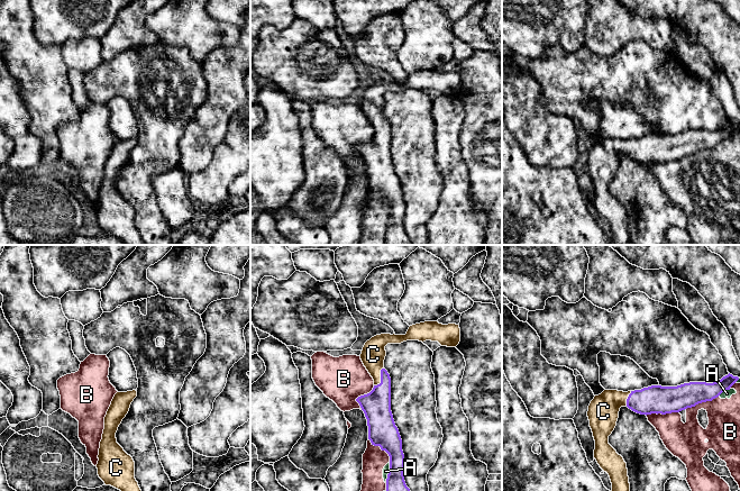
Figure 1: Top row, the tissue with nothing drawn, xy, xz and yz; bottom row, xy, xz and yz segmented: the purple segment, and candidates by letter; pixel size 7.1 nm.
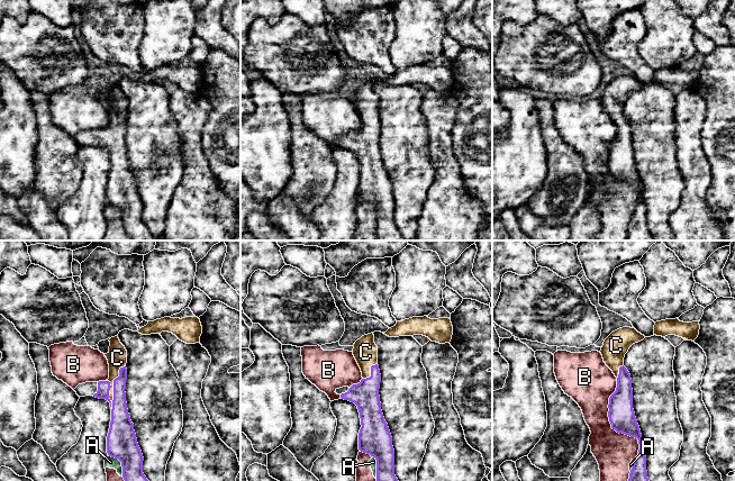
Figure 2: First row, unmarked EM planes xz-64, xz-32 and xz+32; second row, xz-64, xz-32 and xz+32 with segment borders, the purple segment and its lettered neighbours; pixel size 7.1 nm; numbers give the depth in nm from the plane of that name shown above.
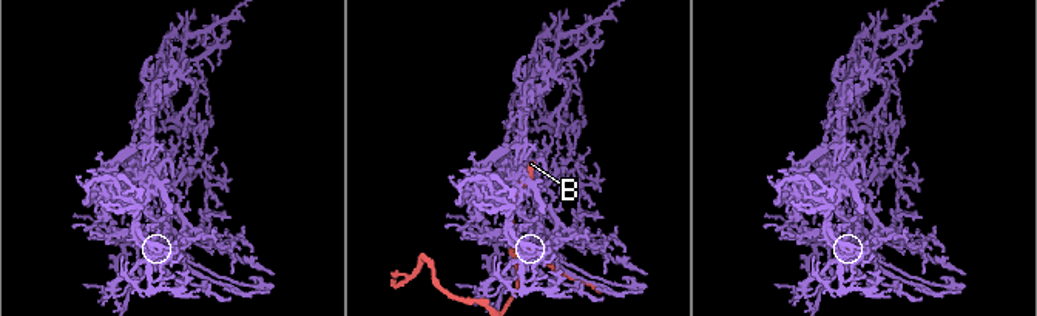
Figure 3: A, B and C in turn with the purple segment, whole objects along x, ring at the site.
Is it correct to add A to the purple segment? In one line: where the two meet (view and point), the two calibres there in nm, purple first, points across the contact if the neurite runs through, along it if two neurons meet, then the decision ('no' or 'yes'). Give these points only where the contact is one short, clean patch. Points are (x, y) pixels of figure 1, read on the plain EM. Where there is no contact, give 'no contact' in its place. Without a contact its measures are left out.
contact xz (389, 220); calibres 180 and 50 nm; border xz (390, 210), (385, 230); no

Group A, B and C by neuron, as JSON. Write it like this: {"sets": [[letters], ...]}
{"sets": [["A", "B"], ["C"]]}

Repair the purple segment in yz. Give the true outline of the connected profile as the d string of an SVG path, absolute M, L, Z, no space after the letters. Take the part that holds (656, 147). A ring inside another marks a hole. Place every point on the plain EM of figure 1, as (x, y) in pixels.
M728 122L721 128L689 130L677 135L651 134L634 139L604 138L595 144L588 154L587 165L595 189L594 207L606 220L615 245L630 242L627 211L609 192L609 184L616 174L621 155L628 155L640 163L679 161L698 152L712 149L739 128Z

